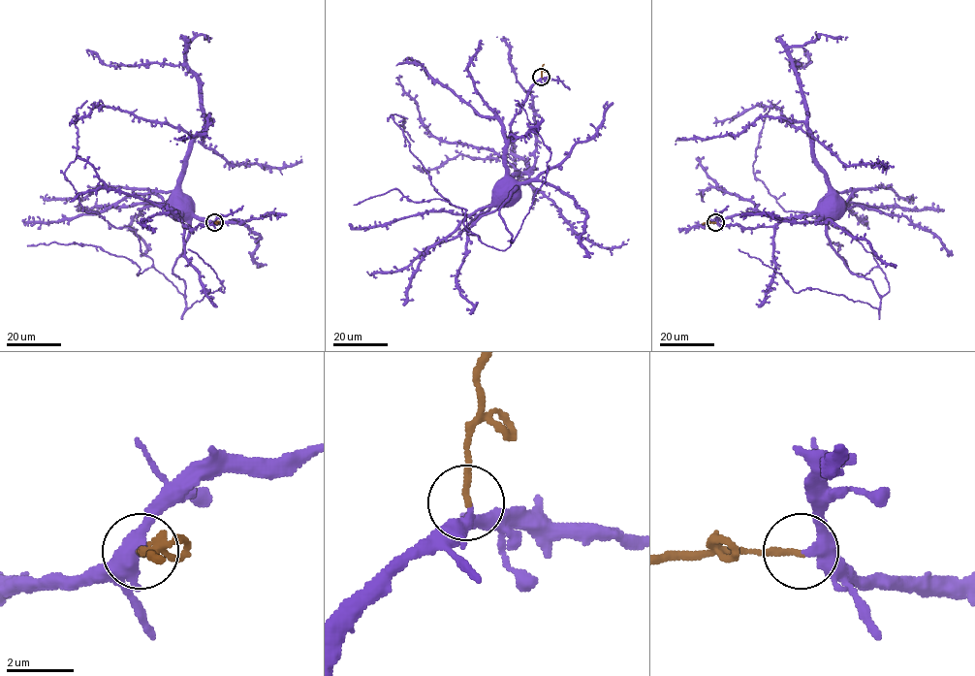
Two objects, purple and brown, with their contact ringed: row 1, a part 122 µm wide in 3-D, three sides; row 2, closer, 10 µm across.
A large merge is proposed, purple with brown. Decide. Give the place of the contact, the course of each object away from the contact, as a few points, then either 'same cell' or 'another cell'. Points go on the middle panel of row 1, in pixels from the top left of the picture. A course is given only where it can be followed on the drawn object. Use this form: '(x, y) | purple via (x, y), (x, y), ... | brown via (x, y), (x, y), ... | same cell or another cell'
(541, 77) | purple via (542, 77), (530, 89), (510, 127), (505, 155), (507, 192) | brown via (541, 77), (544, 64) | another cell

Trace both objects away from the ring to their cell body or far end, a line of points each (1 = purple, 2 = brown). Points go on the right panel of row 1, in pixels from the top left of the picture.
1: (715, 222), (748, 228), (773, 226), (794, 217), (805, 217), (815, 210), (824, 210), (831, 204)
2: (715, 222), (703, 224)

